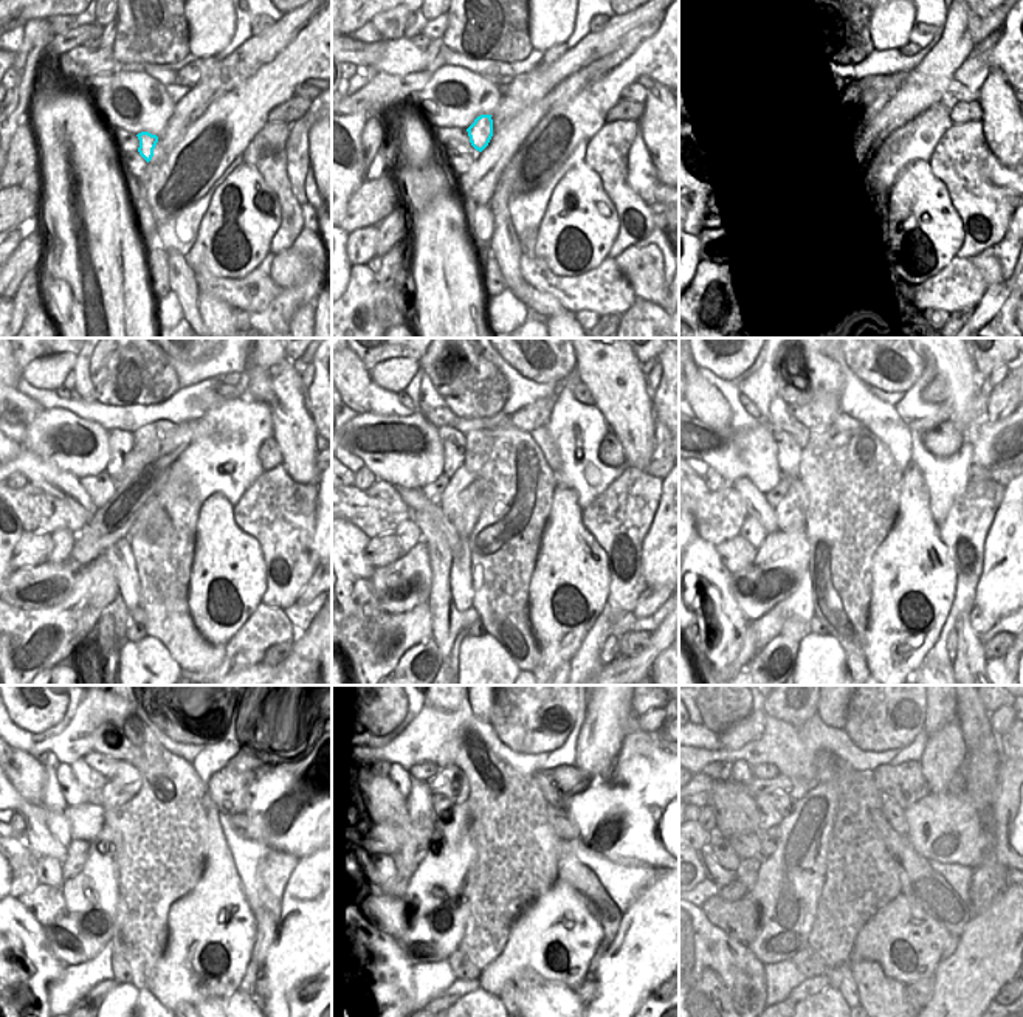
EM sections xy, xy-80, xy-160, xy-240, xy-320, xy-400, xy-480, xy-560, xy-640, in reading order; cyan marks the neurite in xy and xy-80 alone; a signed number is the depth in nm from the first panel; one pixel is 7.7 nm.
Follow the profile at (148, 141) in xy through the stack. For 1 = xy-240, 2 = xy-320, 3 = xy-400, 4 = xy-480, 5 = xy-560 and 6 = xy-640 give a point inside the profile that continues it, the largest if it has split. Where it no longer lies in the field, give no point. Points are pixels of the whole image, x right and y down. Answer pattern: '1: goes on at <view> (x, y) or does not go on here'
1: goes on at xy-240 (120, 442)
2: goes on at xy-320 (454, 442)
3: goes on at xy-400 (789, 453)
4: goes on at xy-480 (73, 791)
5: goes on at xy-560 (399, 775)
6: goes on at xy-640 (741, 772)

